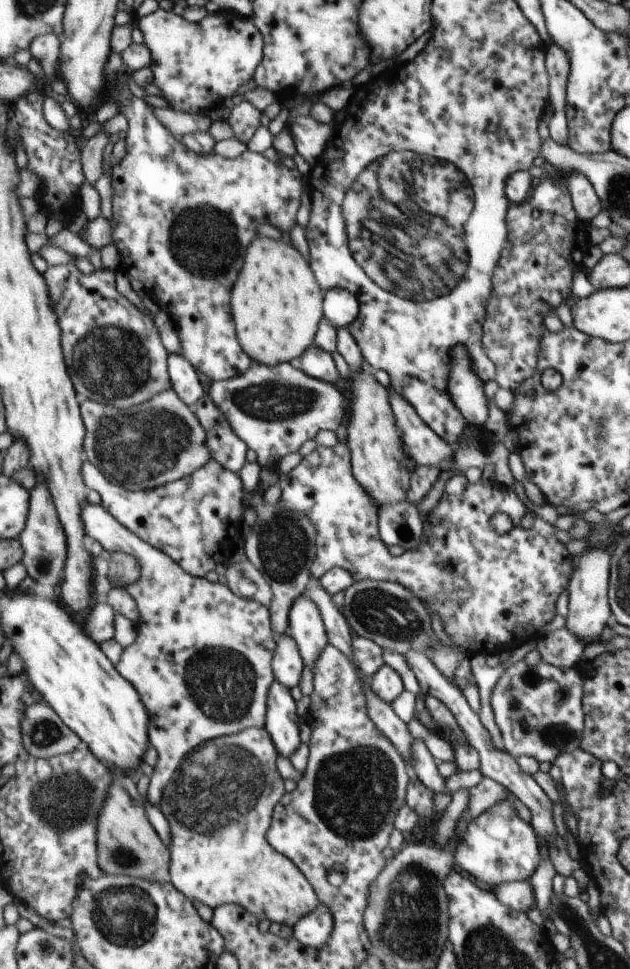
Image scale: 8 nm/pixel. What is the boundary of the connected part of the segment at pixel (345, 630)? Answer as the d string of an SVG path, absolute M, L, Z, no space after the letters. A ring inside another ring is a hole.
M319 583L319 587L313 591L307 591L305 595L311 597L315 604L319 605L323 620L326 623L330 644L342 650L351 664L355 666L352 657L353 633L347 624L347 617L344 612L335 606L335 602L331 598L332 594Z

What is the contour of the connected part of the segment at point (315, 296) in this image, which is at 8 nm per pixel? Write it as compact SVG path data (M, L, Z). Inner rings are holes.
M259 237L251 242L251 250L247 250L247 262L235 281L232 290L232 313L236 322L239 340L247 354L257 363L267 366L281 365L286 362L297 362L302 354L314 345L315 337L323 318L325 292L315 280L311 270L311 262L303 256L293 243L278 239Z

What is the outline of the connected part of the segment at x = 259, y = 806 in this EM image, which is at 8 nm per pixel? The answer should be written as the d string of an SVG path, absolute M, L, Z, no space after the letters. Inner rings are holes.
M248 728L240 733L206 742L183 761L182 769L178 770L178 776L164 790L164 799L159 808L163 810L167 818L170 818L172 826L172 845L169 847L172 858L170 866L171 882L183 894L208 905L212 910L217 909L221 905L235 903L236 905L243 906L247 912L257 915L260 920L268 918L270 922L287 924L293 928L306 914L309 914L314 908L317 908L317 905L320 903L320 898L317 892L315 892L314 886L310 883L310 879L306 877L306 874L303 874L303 871L298 865L287 855L275 850L267 838L267 833L274 822L274 810L277 808L279 801L282 800L282 796L286 793L285 790L287 790L287 782L283 782L283 776L279 774L279 754L278 746L275 746L274 739L271 738L266 728ZM258 758L263 758L263 762L267 762L266 771Z

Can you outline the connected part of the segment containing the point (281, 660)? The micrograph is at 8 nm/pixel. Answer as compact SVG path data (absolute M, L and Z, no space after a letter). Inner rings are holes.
M289 632L279 636L277 641L278 648L272 662L275 678L285 684L287 688L299 686L305 668L299 645Z

